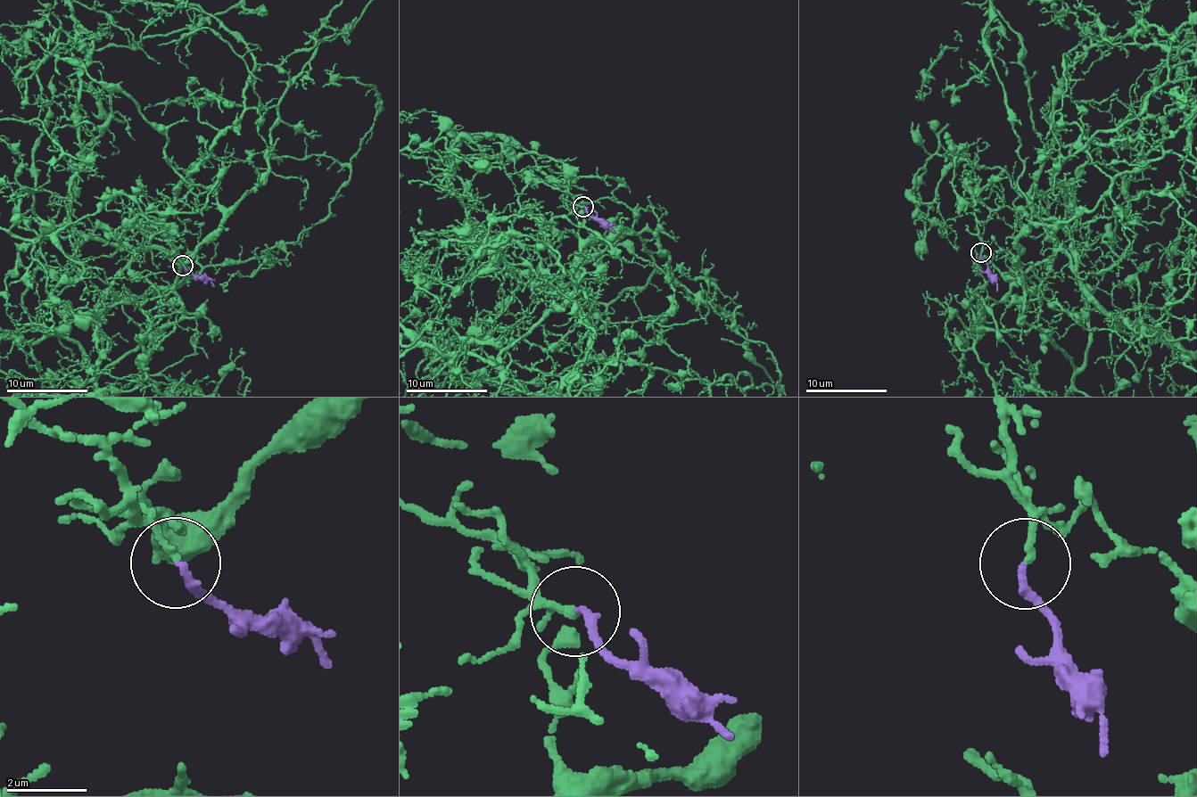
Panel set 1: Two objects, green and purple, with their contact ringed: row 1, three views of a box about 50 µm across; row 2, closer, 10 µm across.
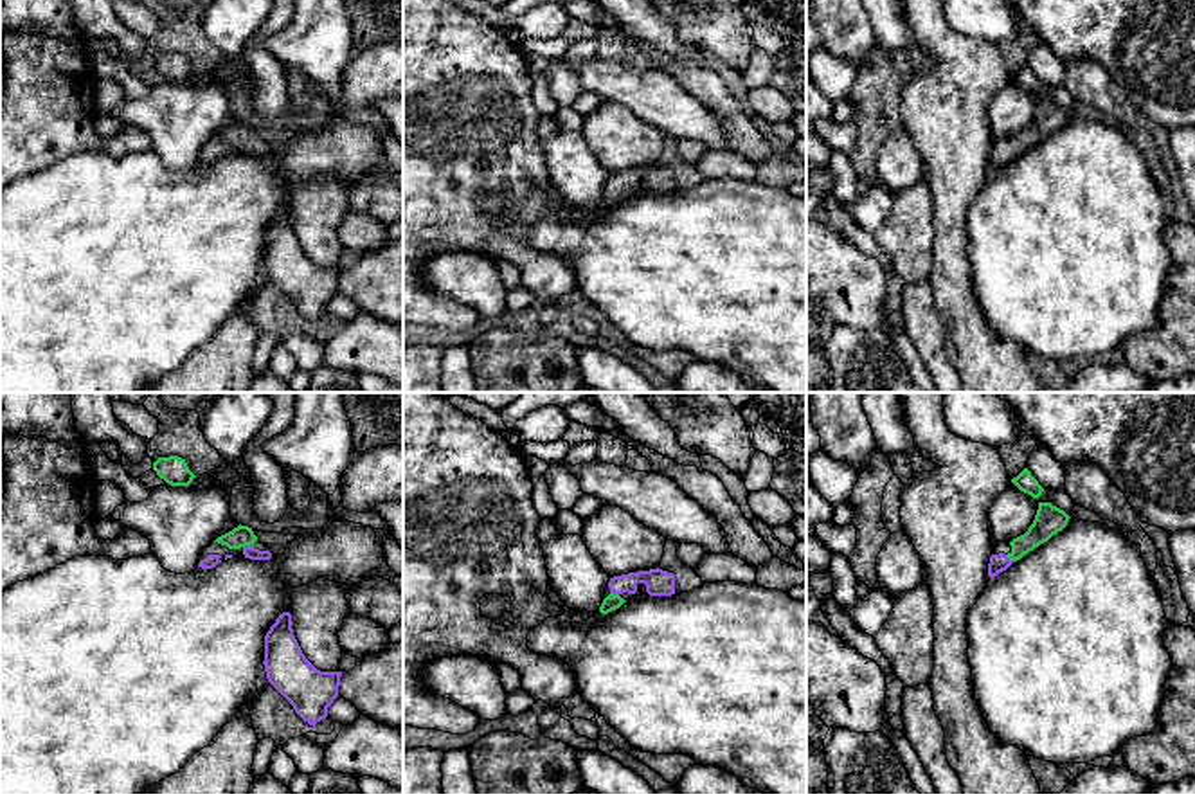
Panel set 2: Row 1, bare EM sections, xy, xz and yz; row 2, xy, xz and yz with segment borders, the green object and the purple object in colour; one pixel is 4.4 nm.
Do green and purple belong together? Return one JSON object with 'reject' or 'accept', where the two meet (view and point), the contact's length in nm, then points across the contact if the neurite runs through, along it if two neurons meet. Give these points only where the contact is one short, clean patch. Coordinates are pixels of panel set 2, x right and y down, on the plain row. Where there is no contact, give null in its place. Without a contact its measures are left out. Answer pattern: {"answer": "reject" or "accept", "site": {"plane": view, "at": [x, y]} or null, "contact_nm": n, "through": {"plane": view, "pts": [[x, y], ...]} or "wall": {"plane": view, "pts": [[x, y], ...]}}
{"answer": "accept", "site": {"plane": "xy", "at": [247, 141]}, "contact_nm": 50, "through": {"plane": "xy", "pts": [[242, 132], [247, 141], [249, 148]]}}

